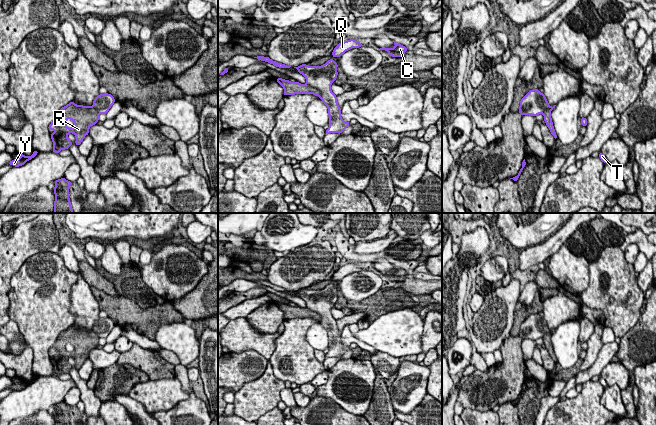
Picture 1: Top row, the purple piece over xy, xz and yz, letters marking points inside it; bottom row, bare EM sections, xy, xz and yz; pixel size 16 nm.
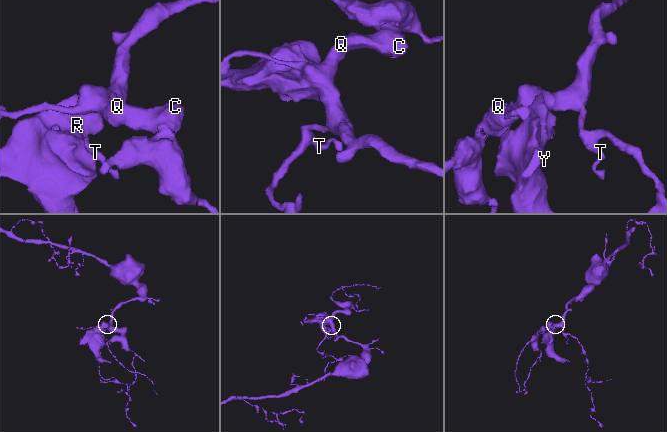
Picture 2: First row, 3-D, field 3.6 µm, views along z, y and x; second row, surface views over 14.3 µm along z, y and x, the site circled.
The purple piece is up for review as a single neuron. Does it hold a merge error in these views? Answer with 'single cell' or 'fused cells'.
fused cells

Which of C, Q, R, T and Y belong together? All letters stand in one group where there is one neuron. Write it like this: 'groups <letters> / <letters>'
groups C Q T / R Y

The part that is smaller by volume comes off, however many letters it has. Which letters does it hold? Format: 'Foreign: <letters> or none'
Foreign: R, Y

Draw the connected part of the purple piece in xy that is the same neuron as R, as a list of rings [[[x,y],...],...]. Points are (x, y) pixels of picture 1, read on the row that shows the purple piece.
[[[73,101],[62,107],[48,126],[48,130],[54,131],[50,134],[53,142],[52,152],[59,154],[61,150],[70,148],[73,144],[68,139],[70,133],[75,135],[75,144],[79,146],[89,134],[89,128],[99,121],[98,116],[99,113],[94,107],[76,105]]]

